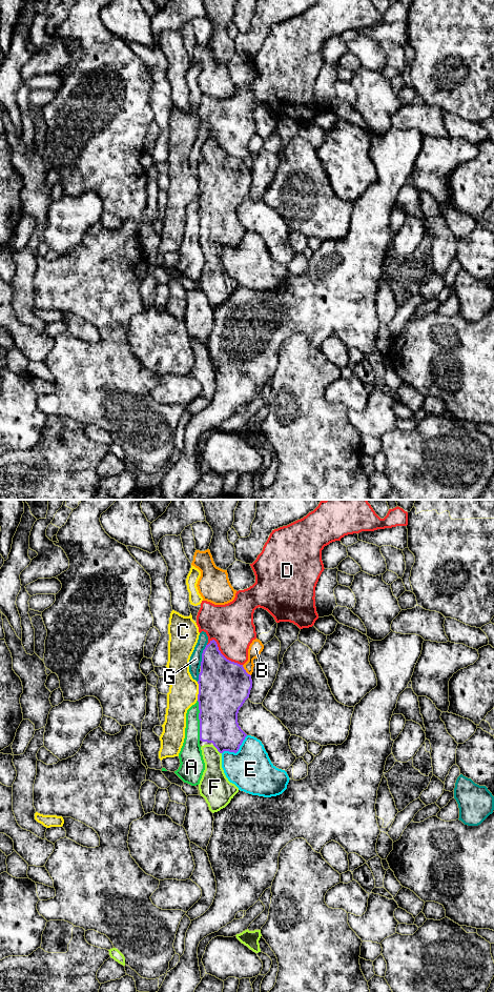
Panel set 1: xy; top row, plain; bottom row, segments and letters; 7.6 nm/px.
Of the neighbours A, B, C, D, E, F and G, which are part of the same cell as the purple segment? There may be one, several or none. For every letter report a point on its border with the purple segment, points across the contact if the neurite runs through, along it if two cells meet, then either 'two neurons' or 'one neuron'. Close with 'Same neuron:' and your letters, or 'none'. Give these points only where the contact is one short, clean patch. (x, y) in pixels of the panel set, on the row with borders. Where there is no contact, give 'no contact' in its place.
A: contact xy (200, 721); two neurons
B: contact xy (245, 670); two neurons
C: contact xy (199, 691); two neurons
D: contact xy (222, 654); two neurons
E: contact xy (237, 751); two neurons
F: contact xy (217, 748); one neuron
G: contact xy (202, 654); border xy (206, 644), (200, 665); two neurons
Same neuron: F

